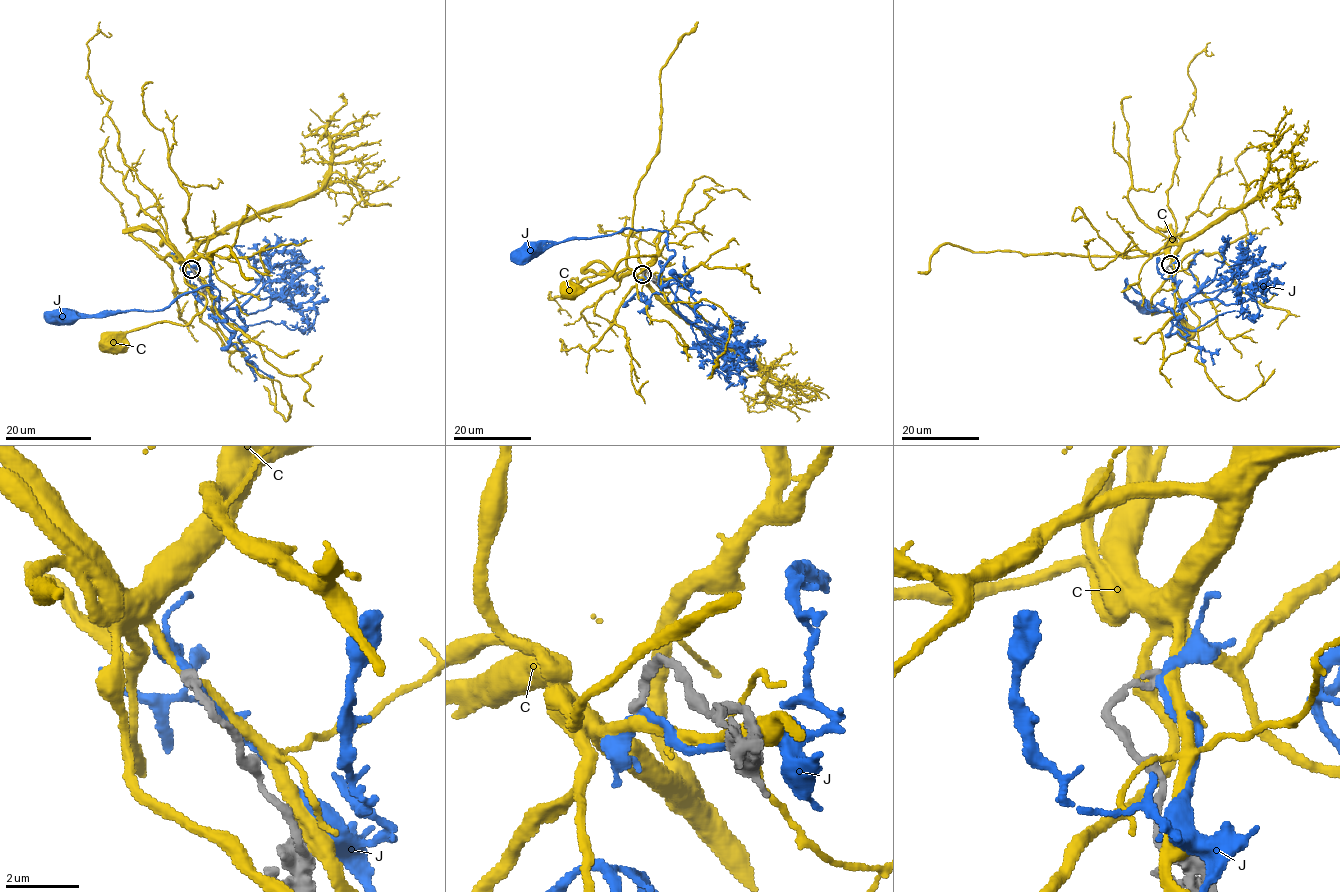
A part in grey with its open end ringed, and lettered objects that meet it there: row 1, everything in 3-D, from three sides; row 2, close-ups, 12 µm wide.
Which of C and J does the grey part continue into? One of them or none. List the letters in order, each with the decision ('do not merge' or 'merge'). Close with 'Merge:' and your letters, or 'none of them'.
C: do not merge
J: do not merge
Merge: none of them

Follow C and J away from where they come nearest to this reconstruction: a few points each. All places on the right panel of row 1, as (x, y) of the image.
C: (1172, 264), (1175, 260), (1172, 260), (1172, 274), (1154, 295), (1152, 314), (1172, 313), (1183, 320), (1186, 331)
J: (1171, 264), (1176, 271), (1174, 295), (1183, 305), (1149, 310), (1126, 279), (1125, 296), (1143, 307)

